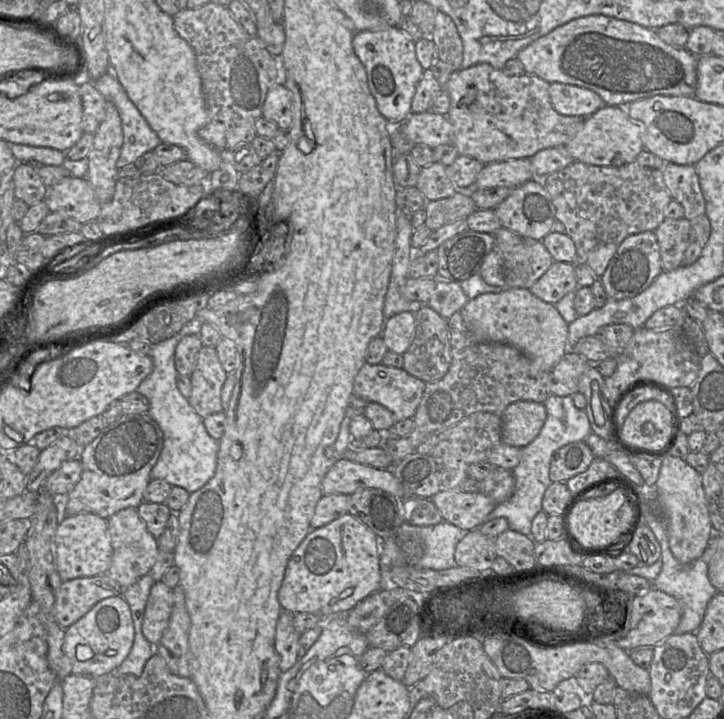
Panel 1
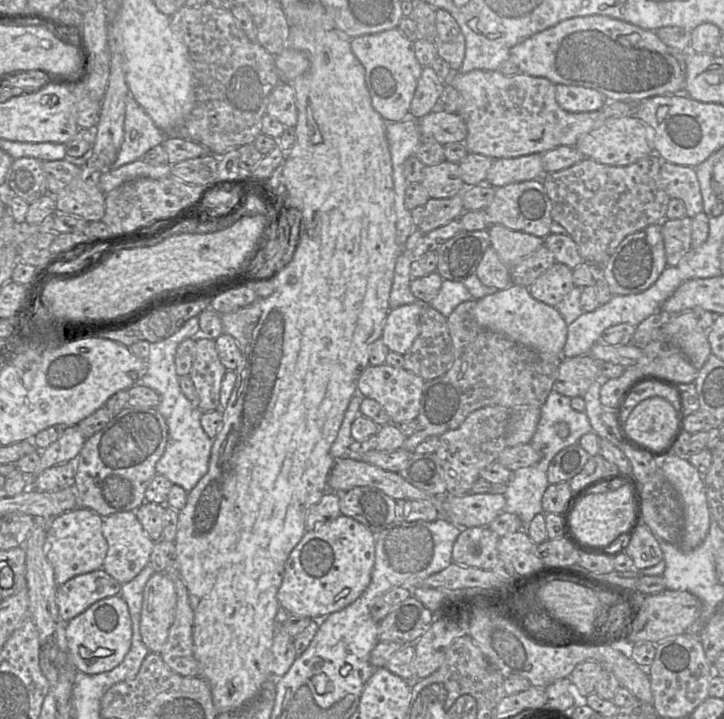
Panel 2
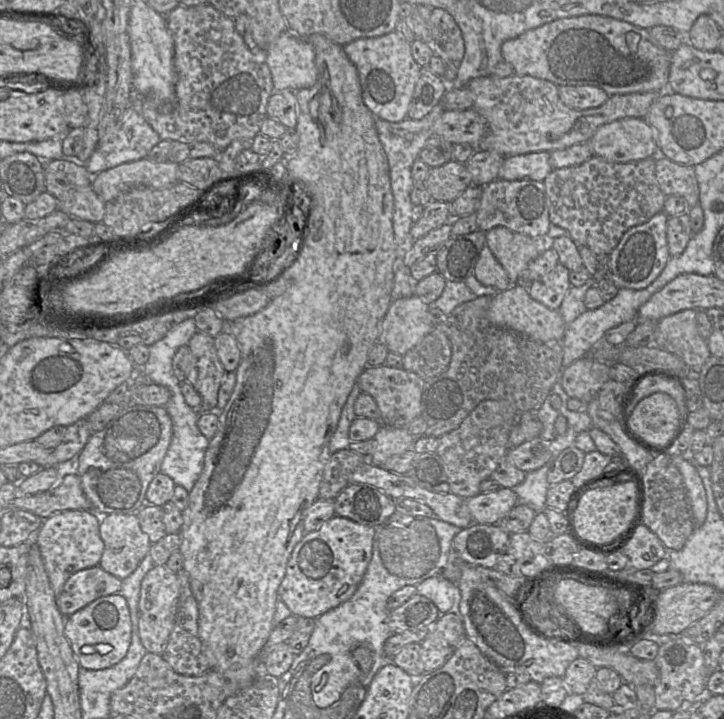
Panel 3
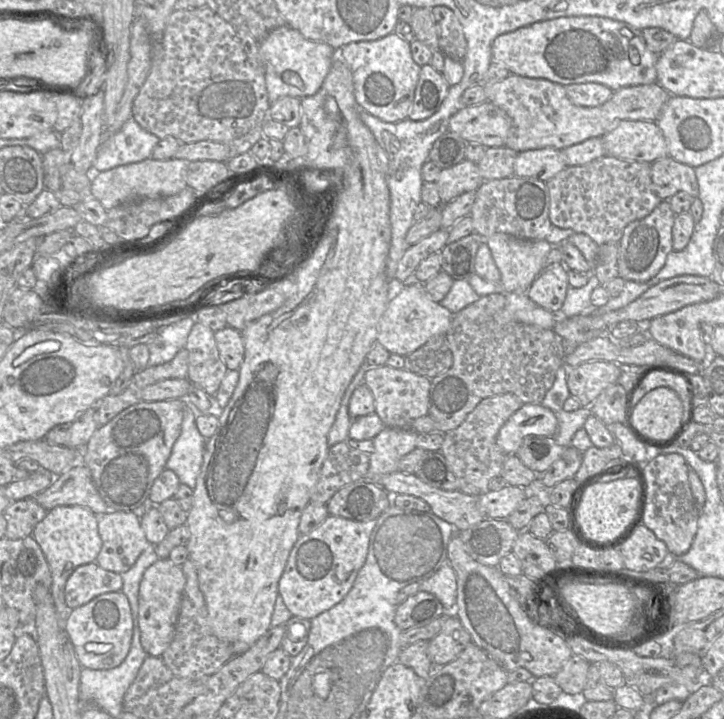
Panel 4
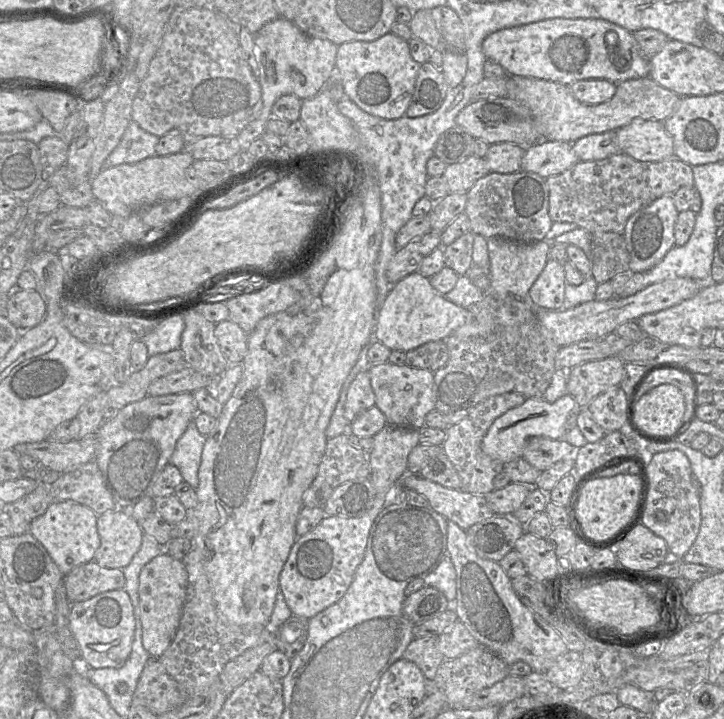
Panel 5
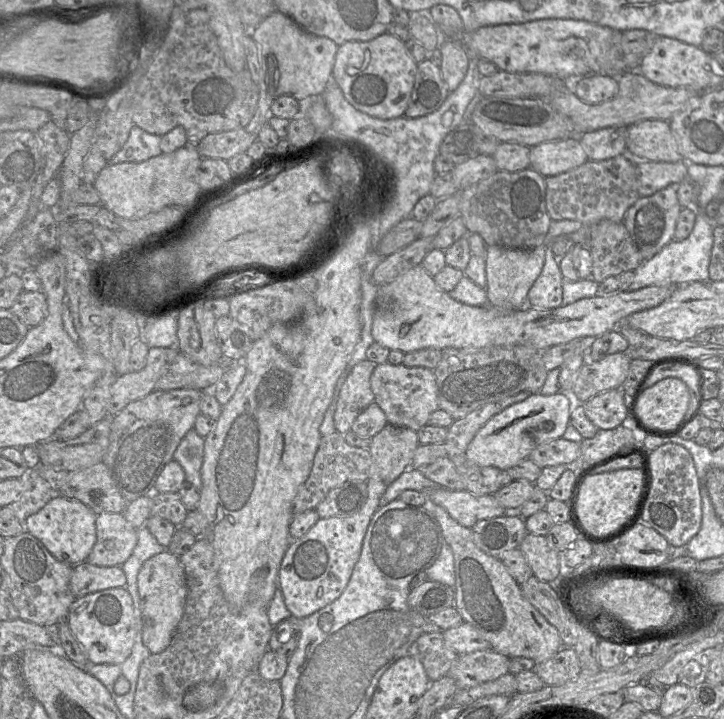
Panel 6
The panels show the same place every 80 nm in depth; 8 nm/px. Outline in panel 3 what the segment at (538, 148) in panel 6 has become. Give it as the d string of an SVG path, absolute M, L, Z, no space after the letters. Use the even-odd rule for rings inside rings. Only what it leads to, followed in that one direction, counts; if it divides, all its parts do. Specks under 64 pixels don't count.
M549 151L506 156L499 170L499 179L532 179L543 181L553 170L549 162Z

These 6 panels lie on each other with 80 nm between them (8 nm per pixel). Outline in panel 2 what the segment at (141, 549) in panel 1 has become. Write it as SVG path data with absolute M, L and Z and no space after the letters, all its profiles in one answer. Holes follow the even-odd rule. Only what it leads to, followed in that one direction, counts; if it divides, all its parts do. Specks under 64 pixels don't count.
M134 512L116 513L104 518L102 534L108 550L101 569L121 585L133 580L150 563L155 542L149 538Z

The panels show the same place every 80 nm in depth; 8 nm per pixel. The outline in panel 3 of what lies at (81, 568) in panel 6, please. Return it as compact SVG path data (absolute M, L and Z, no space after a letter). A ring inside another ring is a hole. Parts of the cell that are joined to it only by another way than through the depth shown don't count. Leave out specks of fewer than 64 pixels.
M99 566L80 570L69 577L56 597L60 613L66 618L98 598L117 594L122 581Z

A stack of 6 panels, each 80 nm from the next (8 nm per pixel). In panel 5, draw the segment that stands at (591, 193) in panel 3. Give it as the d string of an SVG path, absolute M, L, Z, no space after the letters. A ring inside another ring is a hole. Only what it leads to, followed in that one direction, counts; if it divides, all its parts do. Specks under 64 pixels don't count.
M619 152L603 160L578 161L563 173L546 178L552 222L575 223L590 234L624 233L628 219L653 200L646 165Z

